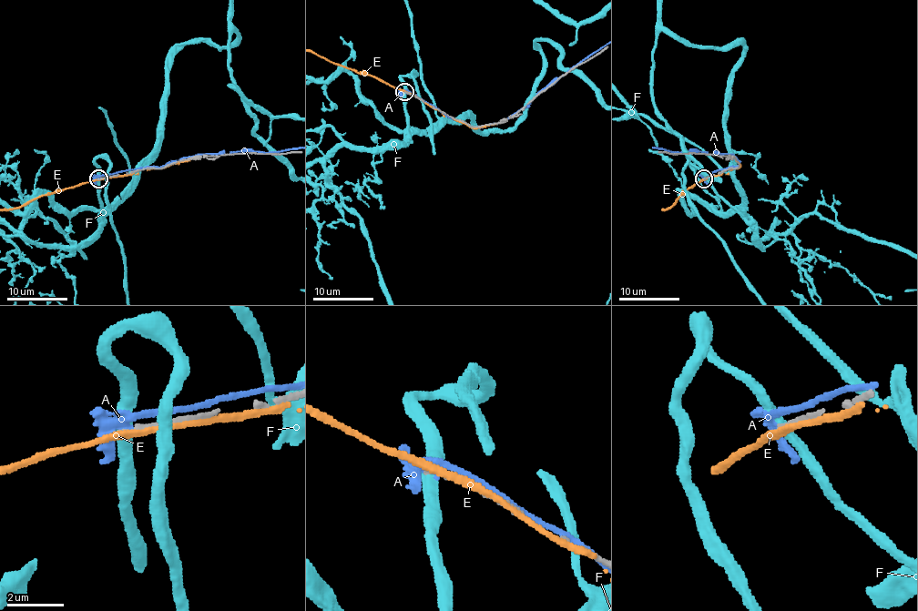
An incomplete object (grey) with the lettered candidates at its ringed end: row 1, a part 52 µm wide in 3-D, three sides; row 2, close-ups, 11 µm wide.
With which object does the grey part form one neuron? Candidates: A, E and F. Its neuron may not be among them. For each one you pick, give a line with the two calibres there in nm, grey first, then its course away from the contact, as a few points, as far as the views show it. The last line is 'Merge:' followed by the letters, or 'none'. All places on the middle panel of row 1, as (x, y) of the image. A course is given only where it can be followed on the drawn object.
Merge: none

